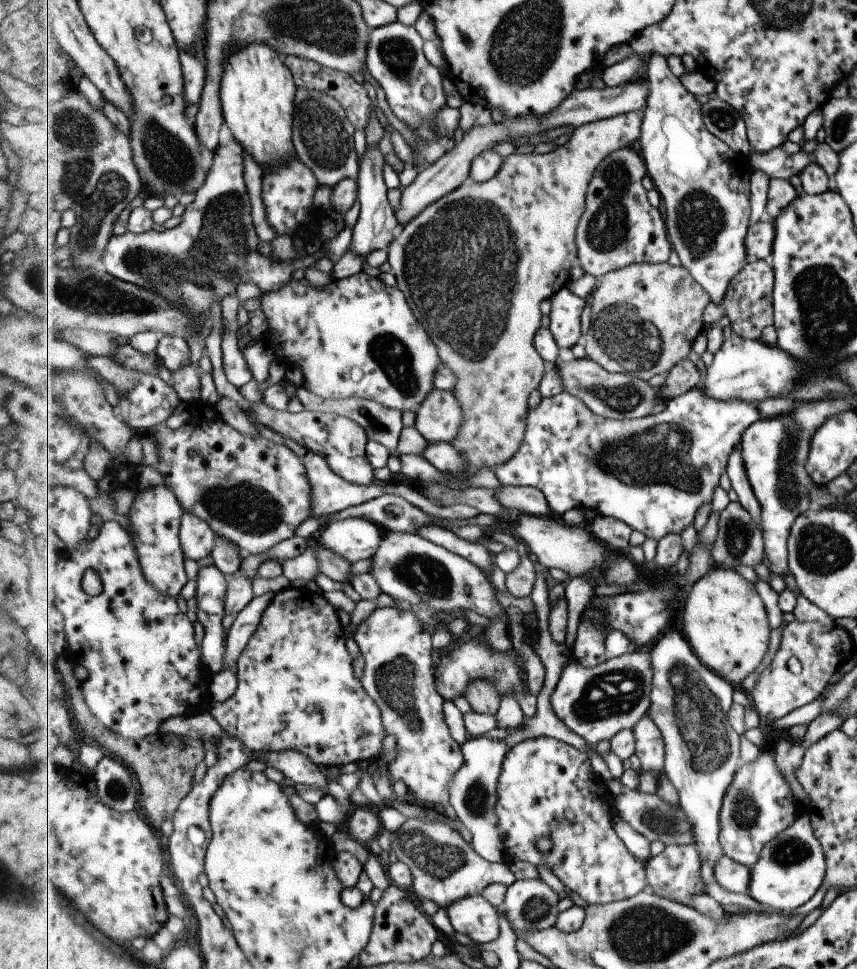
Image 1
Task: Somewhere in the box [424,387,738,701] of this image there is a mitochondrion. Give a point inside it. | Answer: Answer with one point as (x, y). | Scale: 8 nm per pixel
(663, 456)

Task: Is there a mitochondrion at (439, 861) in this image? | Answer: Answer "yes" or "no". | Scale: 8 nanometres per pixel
yes

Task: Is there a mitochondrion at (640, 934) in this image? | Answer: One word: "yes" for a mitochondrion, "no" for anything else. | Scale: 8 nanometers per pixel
yes

